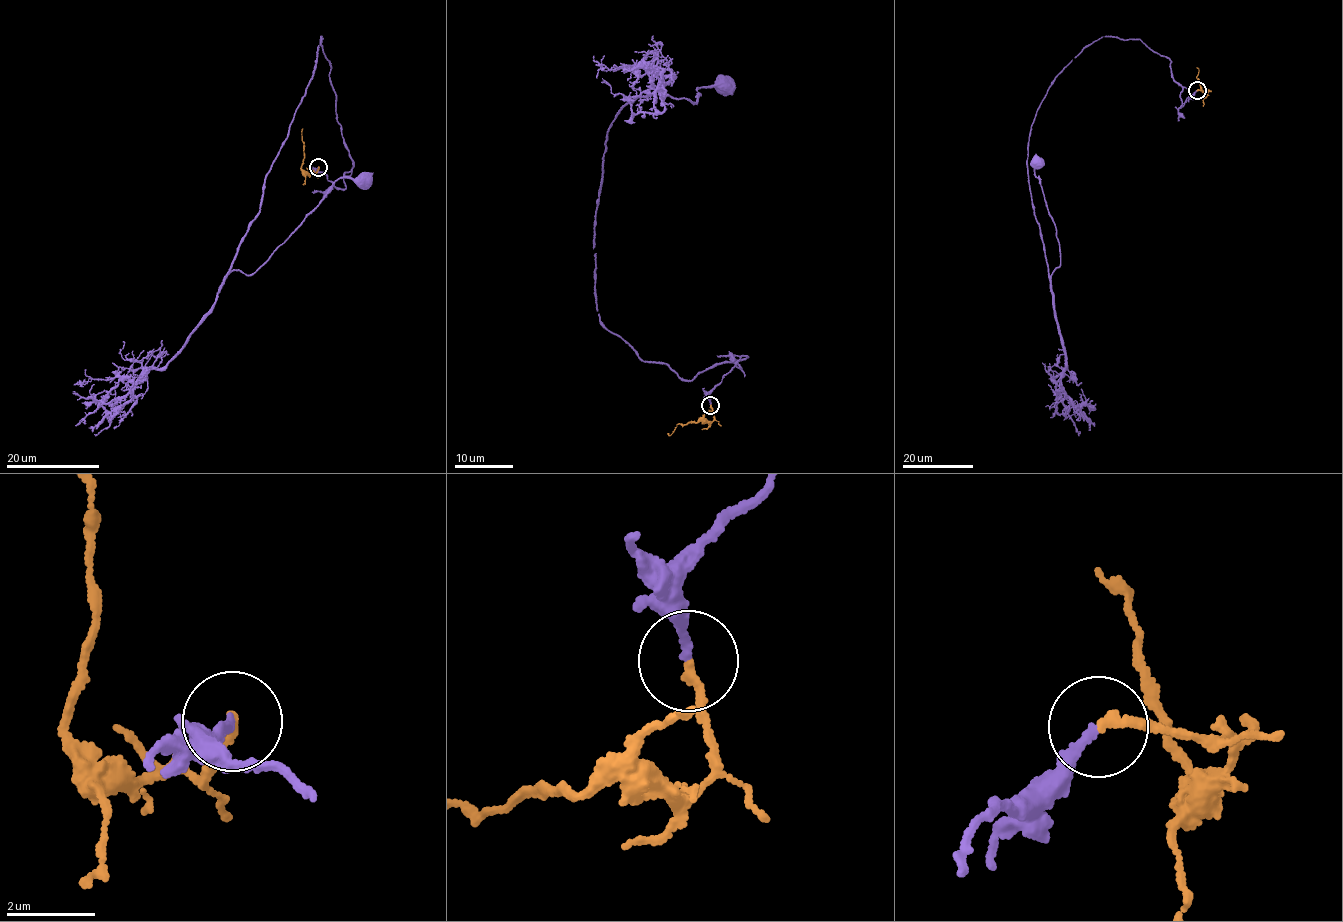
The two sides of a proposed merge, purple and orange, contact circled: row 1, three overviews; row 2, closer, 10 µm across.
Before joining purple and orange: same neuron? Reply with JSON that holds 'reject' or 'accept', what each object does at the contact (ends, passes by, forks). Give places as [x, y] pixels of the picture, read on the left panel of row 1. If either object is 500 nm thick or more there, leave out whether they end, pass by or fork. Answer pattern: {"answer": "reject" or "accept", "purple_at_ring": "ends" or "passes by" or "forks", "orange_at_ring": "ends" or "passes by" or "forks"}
{"answer": "accept", "purple_at_ring": "ends", "orange_at_ring": "ends"}

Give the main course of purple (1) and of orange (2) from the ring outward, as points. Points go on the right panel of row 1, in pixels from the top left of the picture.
1: (1196, 90), (1181, 106), (1171, 60), (1139, 39), (1104, 36), (1058, 75), (1027, 162), (1050, 275), (1037, 162)
2: (1196, 90), (1207, 93), (1204, 95), (1196, 77), (1196, 67)

